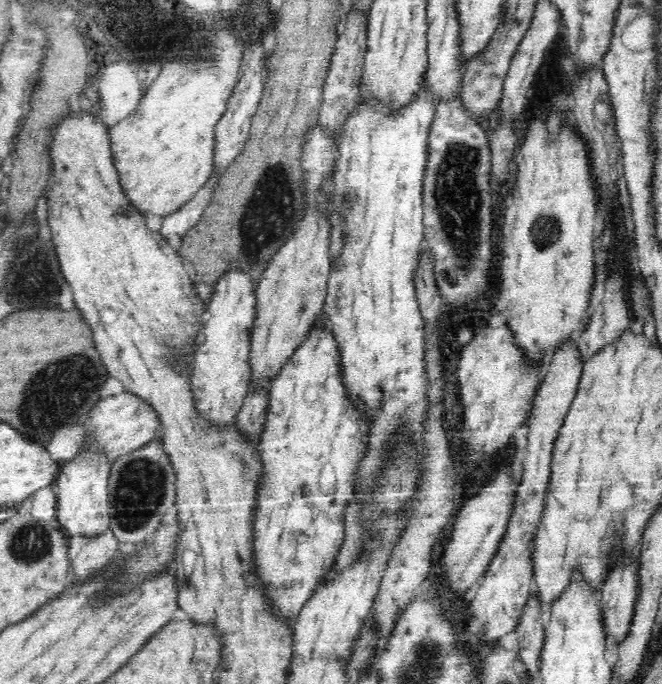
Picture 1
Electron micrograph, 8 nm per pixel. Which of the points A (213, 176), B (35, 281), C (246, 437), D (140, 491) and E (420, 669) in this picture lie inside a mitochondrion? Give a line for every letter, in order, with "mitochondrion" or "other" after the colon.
A: other
B: mitochondrion
C: other
D: mitochondrion
E: mitochondrion

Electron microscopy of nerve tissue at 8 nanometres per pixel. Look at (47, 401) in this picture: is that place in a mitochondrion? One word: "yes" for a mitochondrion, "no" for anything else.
yes

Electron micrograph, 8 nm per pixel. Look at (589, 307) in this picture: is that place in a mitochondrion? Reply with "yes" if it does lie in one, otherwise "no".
no

